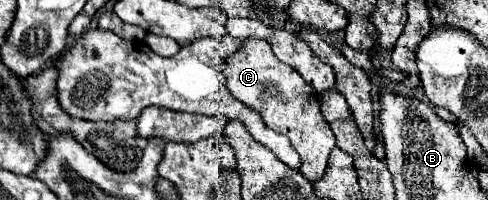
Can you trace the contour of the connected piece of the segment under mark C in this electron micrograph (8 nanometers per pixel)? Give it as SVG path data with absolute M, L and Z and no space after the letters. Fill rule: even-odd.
M264 39L242 41L242 47L226 57L224 75L228 89L236 95L236 99L240 99L246 107L252 107L272 131L290 139L302 161L300 173L312 183L318 181L326 171L326 161L332 147L336 147L336 139L328 121L320 113L320 101L314 87L308 85L296 69L276 59L270 43Z

